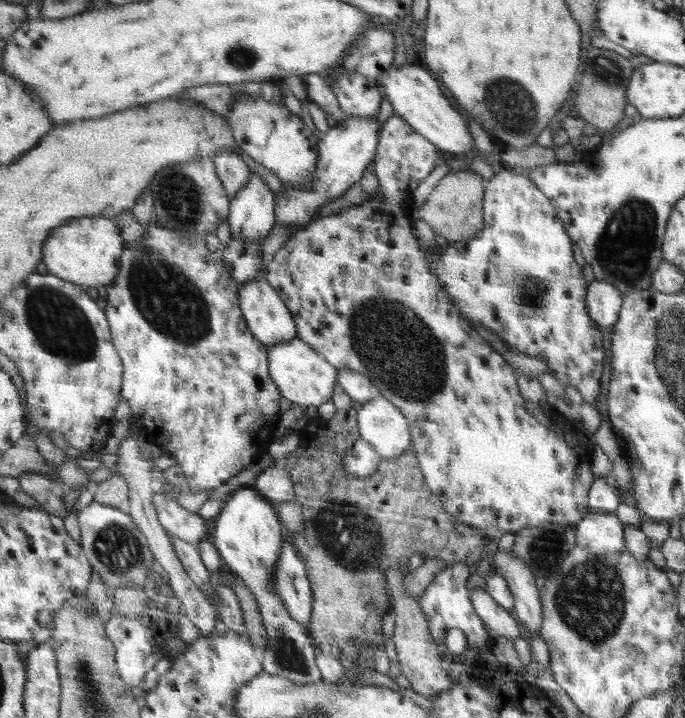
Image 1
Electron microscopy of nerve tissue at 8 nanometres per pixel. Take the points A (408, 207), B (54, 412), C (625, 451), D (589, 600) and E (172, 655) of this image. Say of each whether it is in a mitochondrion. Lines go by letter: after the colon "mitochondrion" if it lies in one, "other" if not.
A: other
B: other
C: other
D: mitochondrion
E: other

